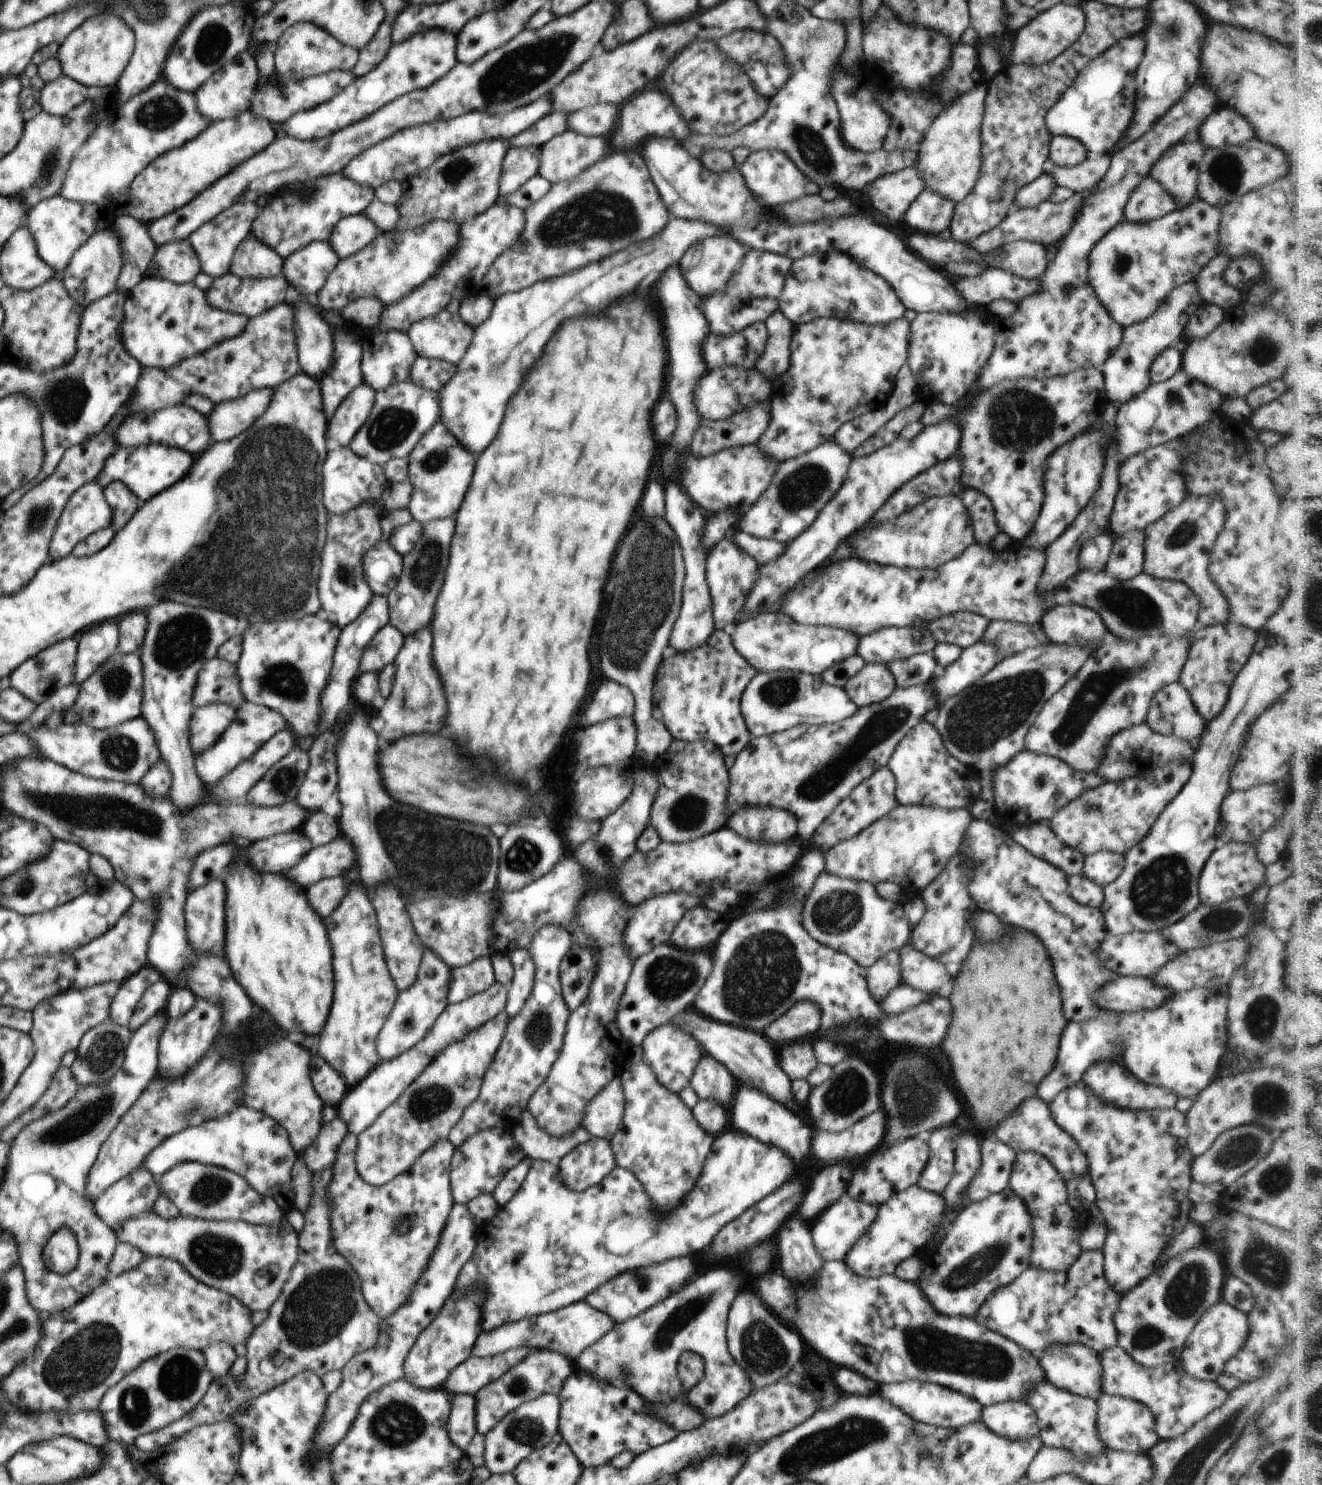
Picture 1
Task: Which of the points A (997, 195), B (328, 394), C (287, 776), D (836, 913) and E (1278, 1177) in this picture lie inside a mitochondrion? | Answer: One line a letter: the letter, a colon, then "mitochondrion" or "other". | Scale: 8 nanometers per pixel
A: mitochondrion
B: other
C: mitochondrion
D: mitochondrion
E: mitochondrion

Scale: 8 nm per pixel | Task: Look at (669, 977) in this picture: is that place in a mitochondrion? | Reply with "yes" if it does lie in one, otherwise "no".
yes

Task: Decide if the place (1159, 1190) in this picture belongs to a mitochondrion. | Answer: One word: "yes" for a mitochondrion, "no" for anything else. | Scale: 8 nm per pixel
no

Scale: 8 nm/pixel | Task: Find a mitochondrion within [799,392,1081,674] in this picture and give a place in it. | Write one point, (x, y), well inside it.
(1003, 635)

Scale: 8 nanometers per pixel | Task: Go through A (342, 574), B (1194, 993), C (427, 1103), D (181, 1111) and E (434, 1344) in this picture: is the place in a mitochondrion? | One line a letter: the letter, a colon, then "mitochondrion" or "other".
A: mitochondrion
B: other
C: mitochondrion
D: mitochondrion
E: other

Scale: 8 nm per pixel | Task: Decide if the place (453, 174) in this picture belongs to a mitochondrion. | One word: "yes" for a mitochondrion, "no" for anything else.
yes

